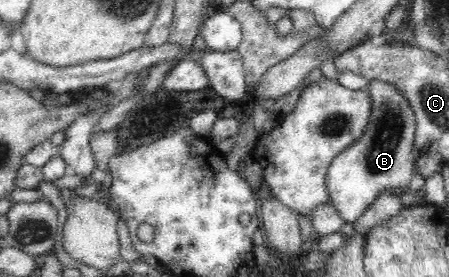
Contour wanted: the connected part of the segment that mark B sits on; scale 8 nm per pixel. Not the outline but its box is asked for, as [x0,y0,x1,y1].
[326,79,417,223]

